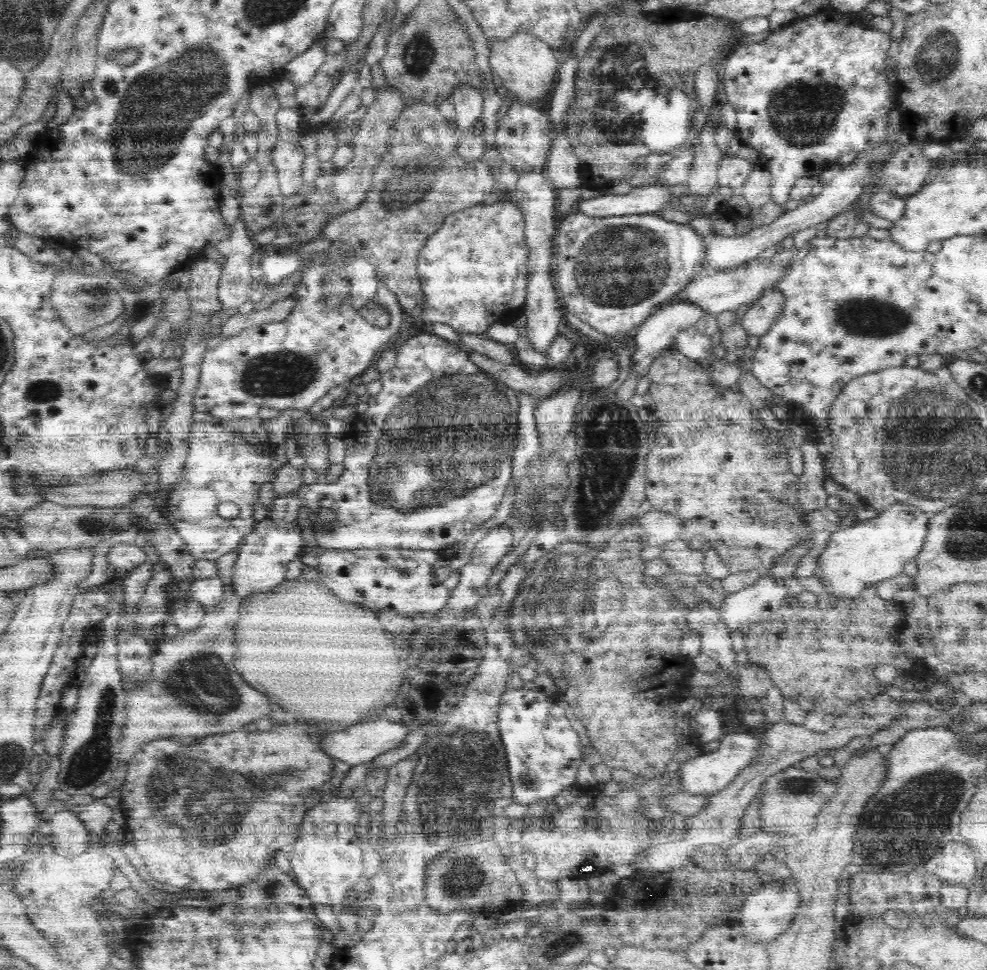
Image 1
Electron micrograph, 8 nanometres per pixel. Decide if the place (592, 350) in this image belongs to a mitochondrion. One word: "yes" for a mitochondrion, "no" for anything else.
no

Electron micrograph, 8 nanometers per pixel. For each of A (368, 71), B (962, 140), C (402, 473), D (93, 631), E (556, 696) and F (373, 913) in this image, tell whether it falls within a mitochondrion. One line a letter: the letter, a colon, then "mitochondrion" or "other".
A: other
B: other
C: mitochondrion
D: other
E: other
F: other

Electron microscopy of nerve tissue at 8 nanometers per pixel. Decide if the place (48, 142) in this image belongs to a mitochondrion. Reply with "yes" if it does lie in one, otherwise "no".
no

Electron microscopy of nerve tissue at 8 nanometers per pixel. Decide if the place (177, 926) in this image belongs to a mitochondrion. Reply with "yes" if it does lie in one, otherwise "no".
no

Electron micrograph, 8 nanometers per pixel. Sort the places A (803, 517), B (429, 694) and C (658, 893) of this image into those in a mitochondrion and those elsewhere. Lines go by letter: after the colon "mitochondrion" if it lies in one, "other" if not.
A: other
B: mitochondrion
C: other

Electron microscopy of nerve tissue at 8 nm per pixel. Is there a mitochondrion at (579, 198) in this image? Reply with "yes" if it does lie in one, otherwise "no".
no

